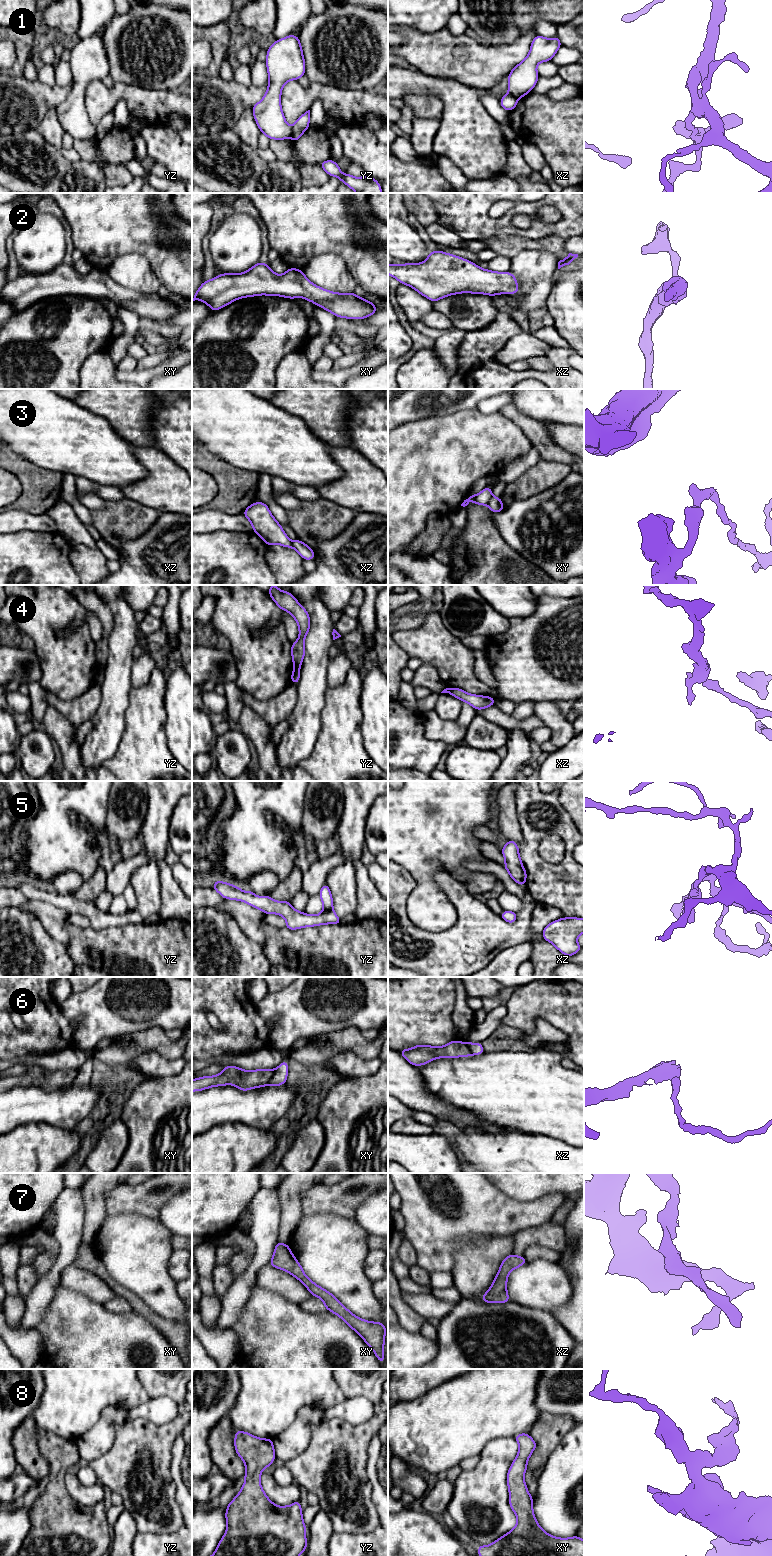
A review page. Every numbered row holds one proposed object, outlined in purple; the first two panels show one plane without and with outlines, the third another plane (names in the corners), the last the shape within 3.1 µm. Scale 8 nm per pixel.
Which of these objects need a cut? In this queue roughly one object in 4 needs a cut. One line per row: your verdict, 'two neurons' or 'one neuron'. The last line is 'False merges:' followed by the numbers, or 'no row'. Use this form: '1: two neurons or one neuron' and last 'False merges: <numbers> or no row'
1: two neurons
2: one neuron
3: two neurons
4: two neurons
5: one neuron
6: two neurons
7: one neuron
8: one neuron
False merges: 1, 3, 4, 6

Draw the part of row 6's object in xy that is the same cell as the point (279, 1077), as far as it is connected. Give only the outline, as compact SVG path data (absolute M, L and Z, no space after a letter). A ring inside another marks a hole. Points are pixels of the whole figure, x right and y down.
M284 1060L275 1070L268 1085L281 1086L286 1083L288 1076L288 1061Z

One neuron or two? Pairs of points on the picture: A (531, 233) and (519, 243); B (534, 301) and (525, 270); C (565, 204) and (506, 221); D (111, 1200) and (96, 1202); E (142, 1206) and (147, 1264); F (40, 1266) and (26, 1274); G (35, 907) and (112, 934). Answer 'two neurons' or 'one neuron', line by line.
A: two neurons
B: one neuron
C: one neuron
D: two neurons
E: two neurons
F: two neurons
G: one neuron

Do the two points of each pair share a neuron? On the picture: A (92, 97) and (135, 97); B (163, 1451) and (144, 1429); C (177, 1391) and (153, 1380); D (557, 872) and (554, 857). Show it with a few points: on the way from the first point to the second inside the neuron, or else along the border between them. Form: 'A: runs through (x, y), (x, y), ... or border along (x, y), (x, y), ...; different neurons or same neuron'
A: runs through (103, 97), (124, 95); same neuron
B: runs through (158, 1446), (146, 1434); same neuron
C: runs through (171, 1385), (166, 1380), (159, 1380); same neuron
D: border along (566, 848), (557, 863), (548, 863), (537, 850); different neurons

